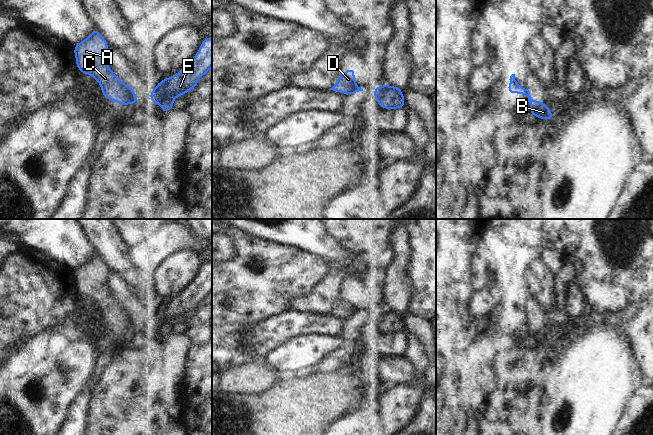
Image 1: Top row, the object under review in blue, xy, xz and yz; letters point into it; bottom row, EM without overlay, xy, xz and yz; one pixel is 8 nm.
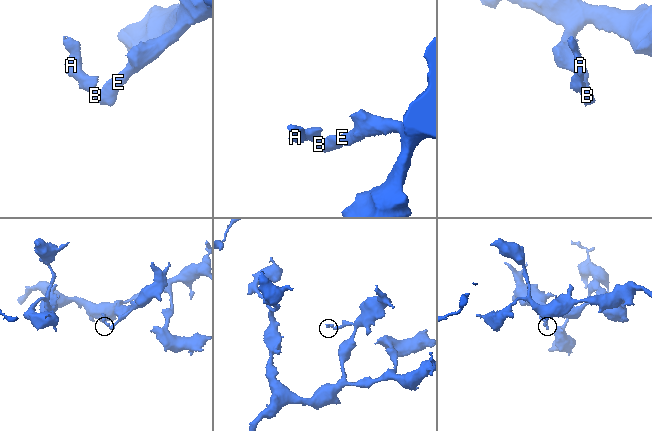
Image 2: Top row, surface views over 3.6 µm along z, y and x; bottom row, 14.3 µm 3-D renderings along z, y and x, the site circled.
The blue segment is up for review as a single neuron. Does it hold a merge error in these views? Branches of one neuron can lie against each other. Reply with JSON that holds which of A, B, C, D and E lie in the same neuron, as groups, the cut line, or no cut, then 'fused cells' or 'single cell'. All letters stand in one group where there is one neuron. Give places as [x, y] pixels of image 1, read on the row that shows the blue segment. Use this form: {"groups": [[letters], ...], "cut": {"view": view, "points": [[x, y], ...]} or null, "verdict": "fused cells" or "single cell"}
{"groups": [["A", "C", "D"], ["B", "E"]], "cut": {"view": "xy", "points": [[134, 96], [130, 102]]}, "verdict": "fused cells"}

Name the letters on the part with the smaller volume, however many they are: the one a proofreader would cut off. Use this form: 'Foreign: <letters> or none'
Foreign: A, C, D

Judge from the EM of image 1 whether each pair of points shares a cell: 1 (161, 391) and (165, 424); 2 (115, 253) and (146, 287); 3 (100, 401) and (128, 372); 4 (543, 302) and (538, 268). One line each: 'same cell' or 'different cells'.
1: same cell
2: same cell
3: same cell
4: same cell

